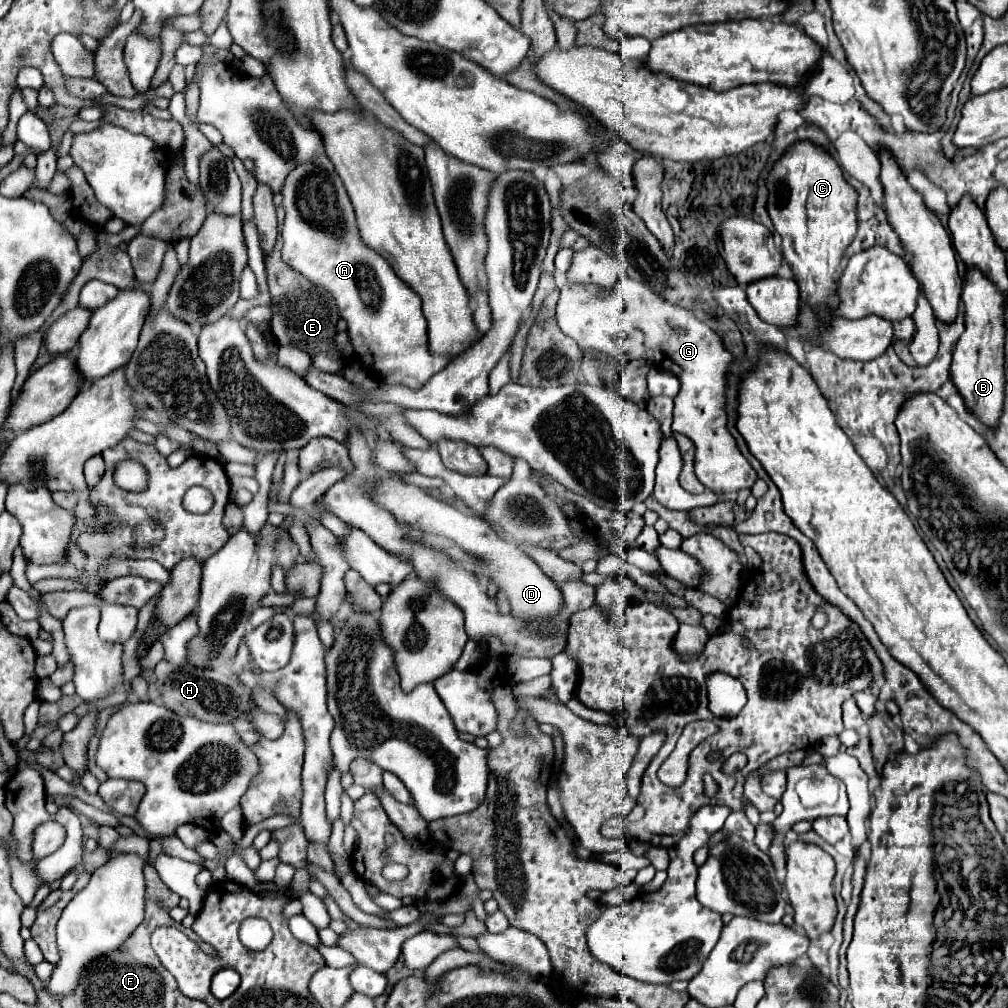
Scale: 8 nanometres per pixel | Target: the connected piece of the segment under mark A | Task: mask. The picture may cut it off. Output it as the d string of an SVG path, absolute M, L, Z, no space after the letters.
M322 152L316 154L316 158L296 166L296 170L292 170L292 174L288 174L284 182L282 196L282 206L286 210L286 220L282 226L284 262L304 274L304 278L308 278L314 286L320 286L328 290L328 294L332 294L340 316L348 324L348 336L354 352L362 358L366 368L374 370L376 366L382 384L402 384L412 390L420 390L420 386L424 386L424 382L428 382L432 374L444 370L448 358L432 356L428 352L428 338L424 332L426 318L420 308L420 298L394 274L394 270L388 266L388 262L384 262L380 254L362 244L356 228L354 208L330 158Z

